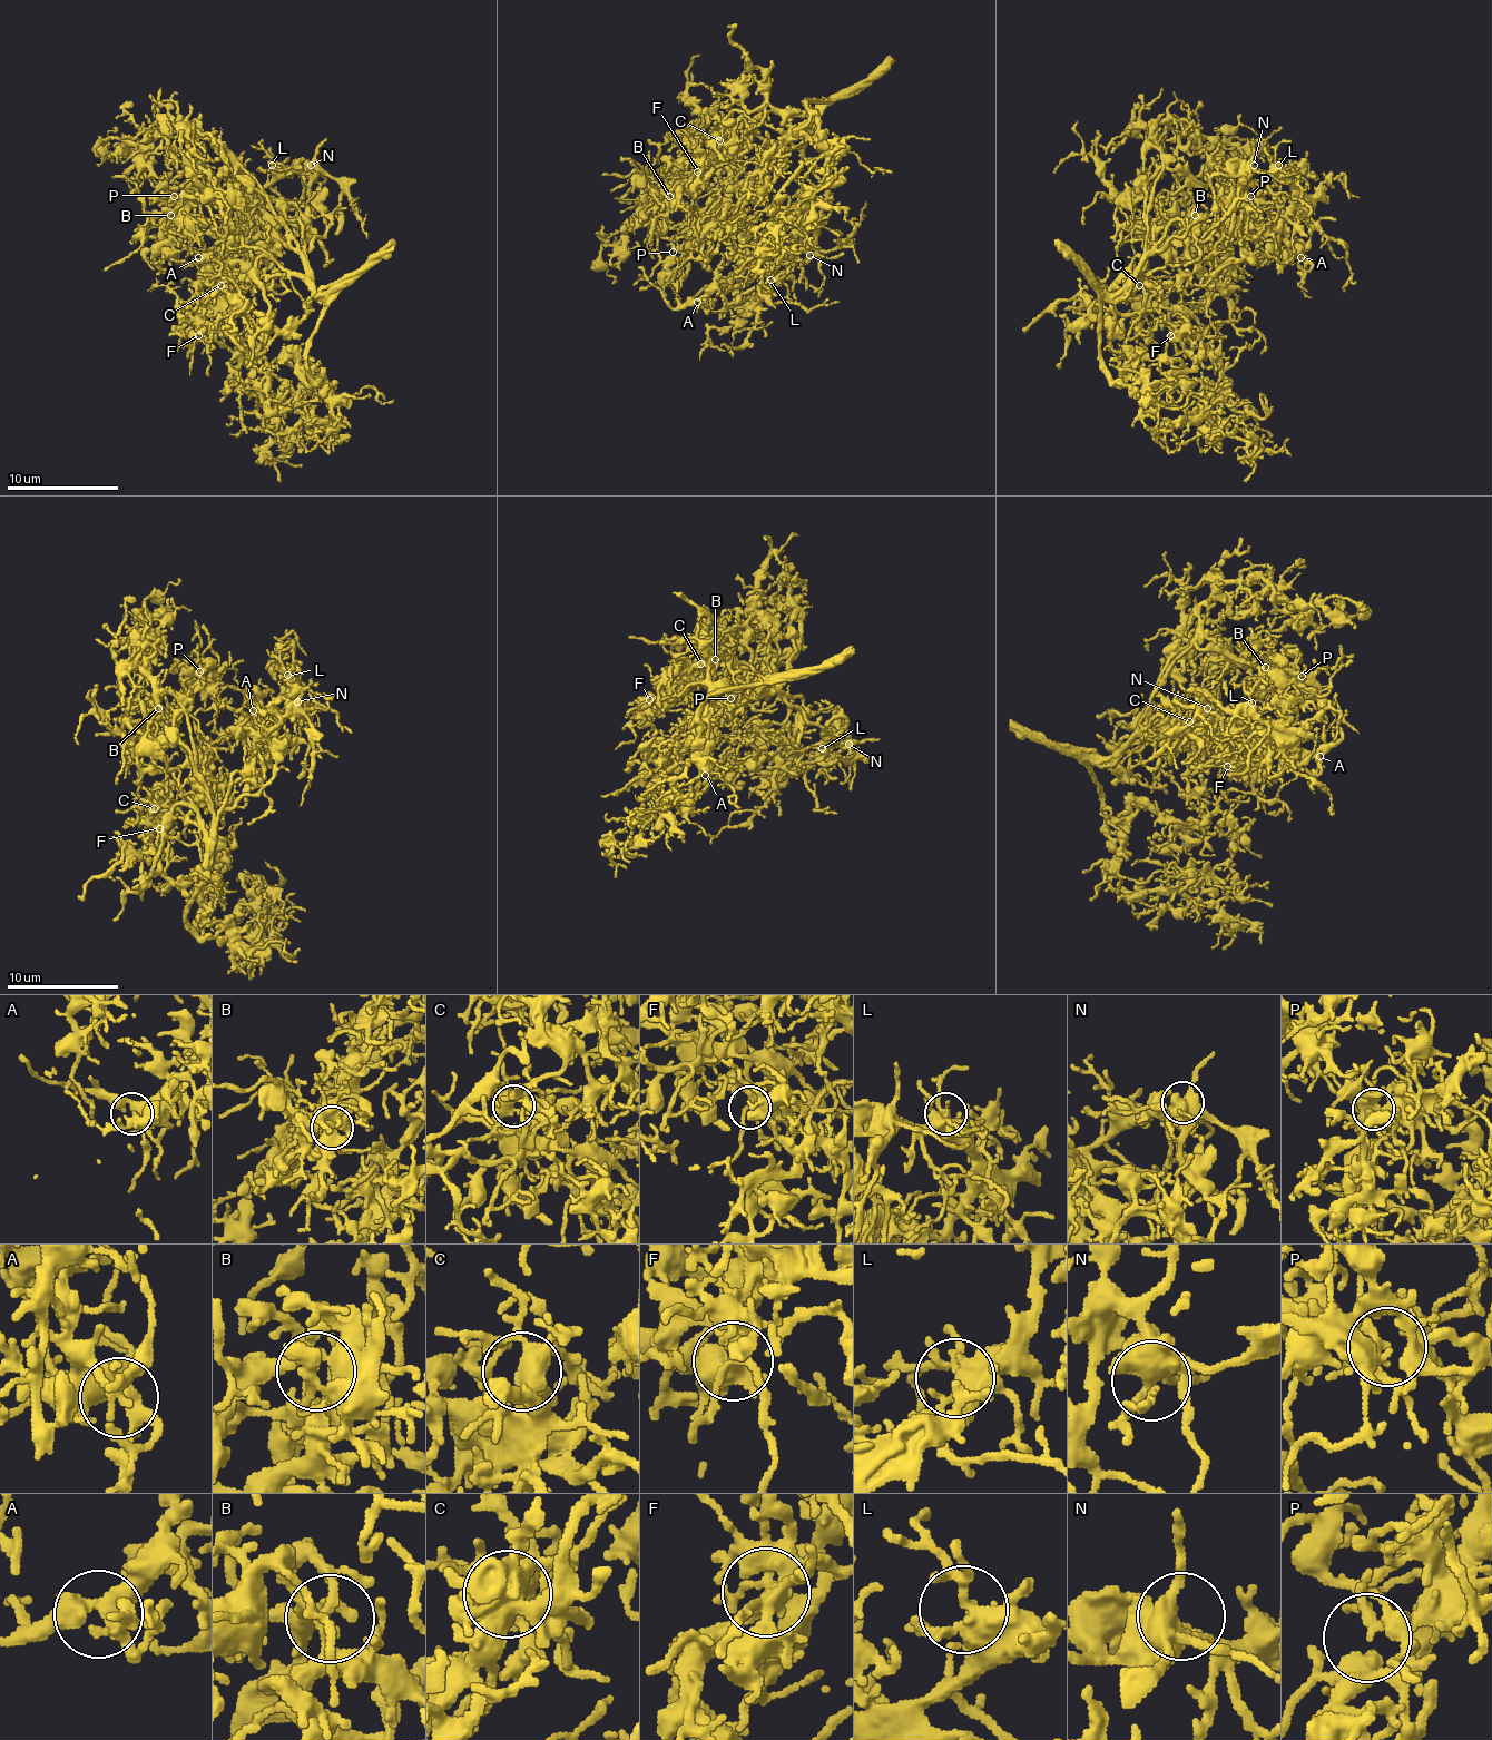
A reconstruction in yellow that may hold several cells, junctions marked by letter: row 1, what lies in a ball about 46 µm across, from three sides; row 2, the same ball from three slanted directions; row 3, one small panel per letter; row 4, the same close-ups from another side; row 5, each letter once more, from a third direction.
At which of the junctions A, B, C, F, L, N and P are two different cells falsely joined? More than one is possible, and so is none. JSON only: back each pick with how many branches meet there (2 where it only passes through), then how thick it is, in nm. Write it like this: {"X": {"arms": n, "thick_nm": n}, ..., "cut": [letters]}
{"cut": []}

